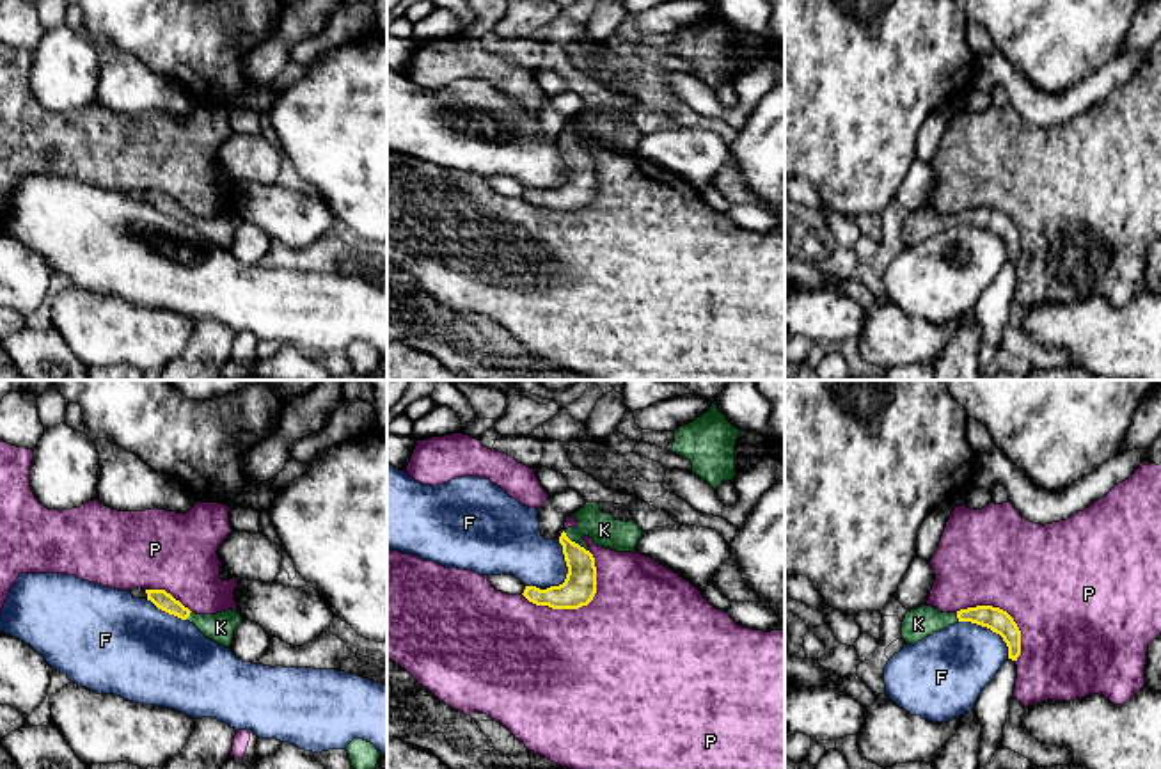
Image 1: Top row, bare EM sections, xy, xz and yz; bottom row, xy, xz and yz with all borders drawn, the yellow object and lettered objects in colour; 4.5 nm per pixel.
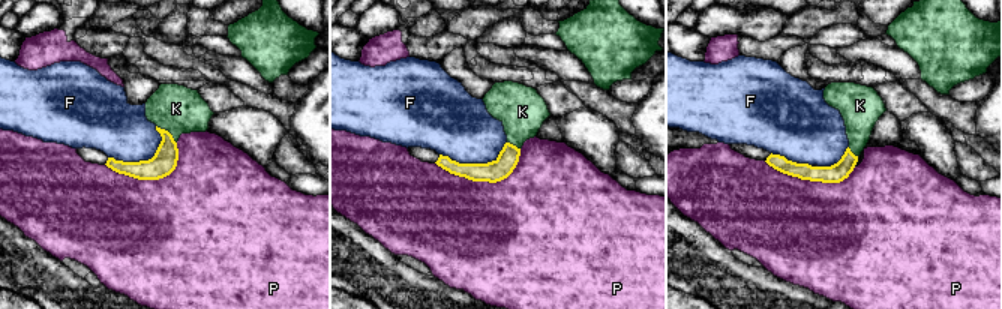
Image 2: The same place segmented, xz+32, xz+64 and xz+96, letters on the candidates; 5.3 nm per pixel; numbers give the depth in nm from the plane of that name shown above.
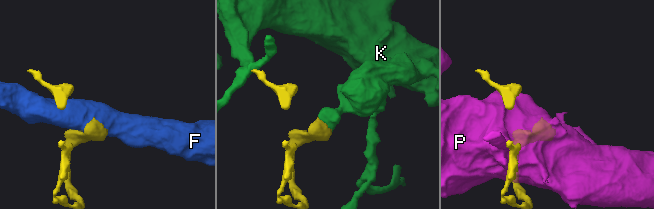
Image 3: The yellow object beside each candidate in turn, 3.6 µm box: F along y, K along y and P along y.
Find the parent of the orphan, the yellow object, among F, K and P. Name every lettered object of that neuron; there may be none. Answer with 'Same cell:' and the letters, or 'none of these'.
Same cell: K

